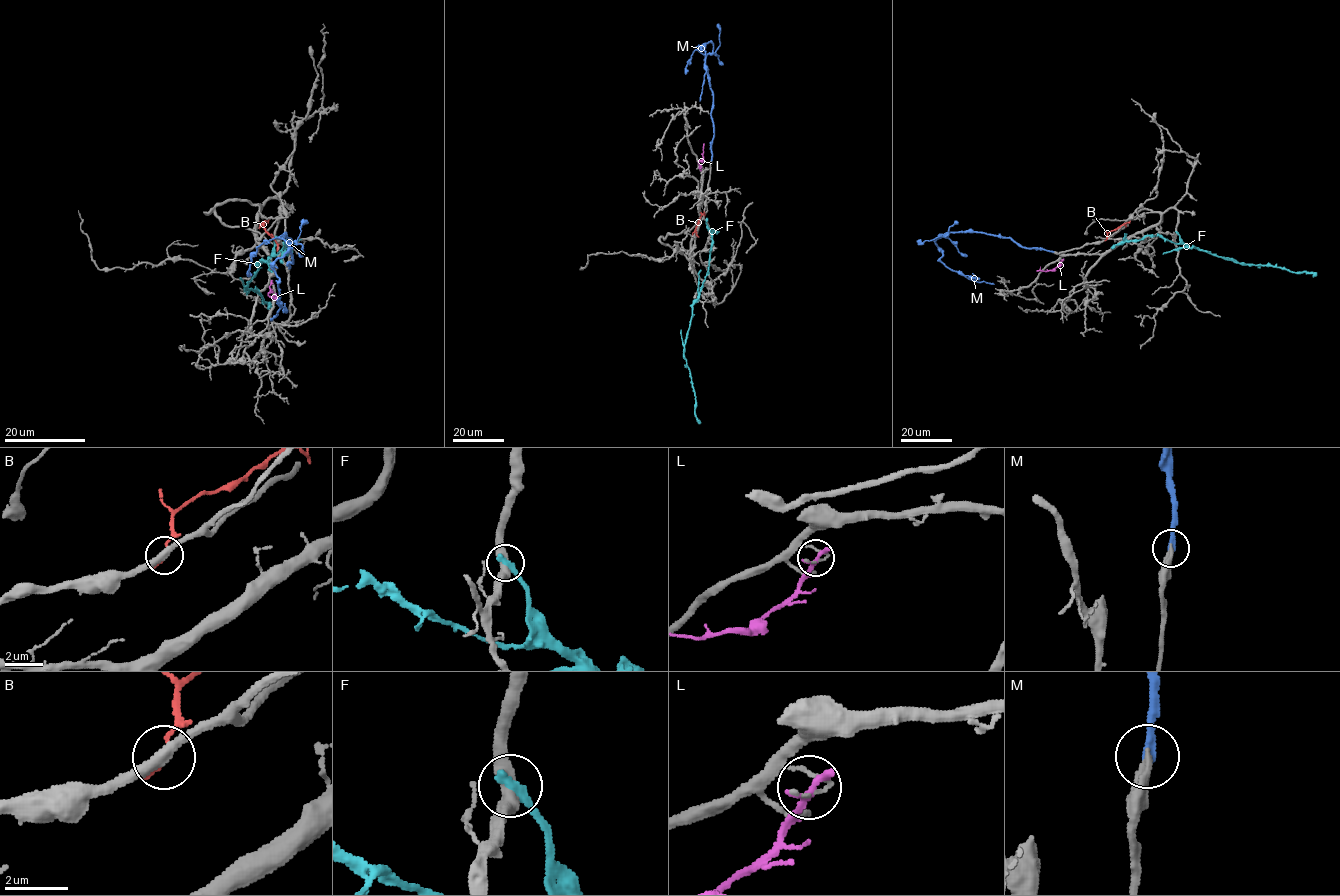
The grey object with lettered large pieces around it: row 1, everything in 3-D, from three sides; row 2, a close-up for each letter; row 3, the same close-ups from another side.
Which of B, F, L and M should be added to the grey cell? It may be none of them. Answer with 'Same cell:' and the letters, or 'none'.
Same cell: M

